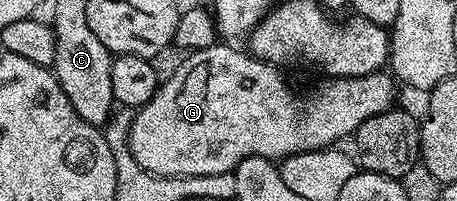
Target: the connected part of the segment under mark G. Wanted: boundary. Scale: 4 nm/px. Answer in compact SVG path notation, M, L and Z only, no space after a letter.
M216 42L210 44L207 48L196 48L188 51L187 56L175 69L171 72L171 77L164 79L159 85L159 89L153 94L153 98L149 98L149 102L143 108L138 109L131 123L131 129L127 135L129 142L129 150L133 154L133 158L137 158L137 162L145 170L149 170L158 176L200 176L201 174L225 174L226 172L234 172L235 168L245 158L250 156L260 156L274 162L282 161L288 156L295 156L299 152L316 152L319 148L330 148L338 145L339 140L354 137L355 132L361 126L361 122L365 122L369 118L373 118L377 114L387 112L396 103L395 88L397 84L394 79L386 71L380 70L373 74L361 74L360 76L336 76L334 78L324 79L324 84L319 84L307 97L302 100L297 93L291 92L291 88L287 85L287 80L282 76L280 69L276 65L268 64L266 60L258 60L252 56L250 51L243 52L239 46L232 46L227 42Z

